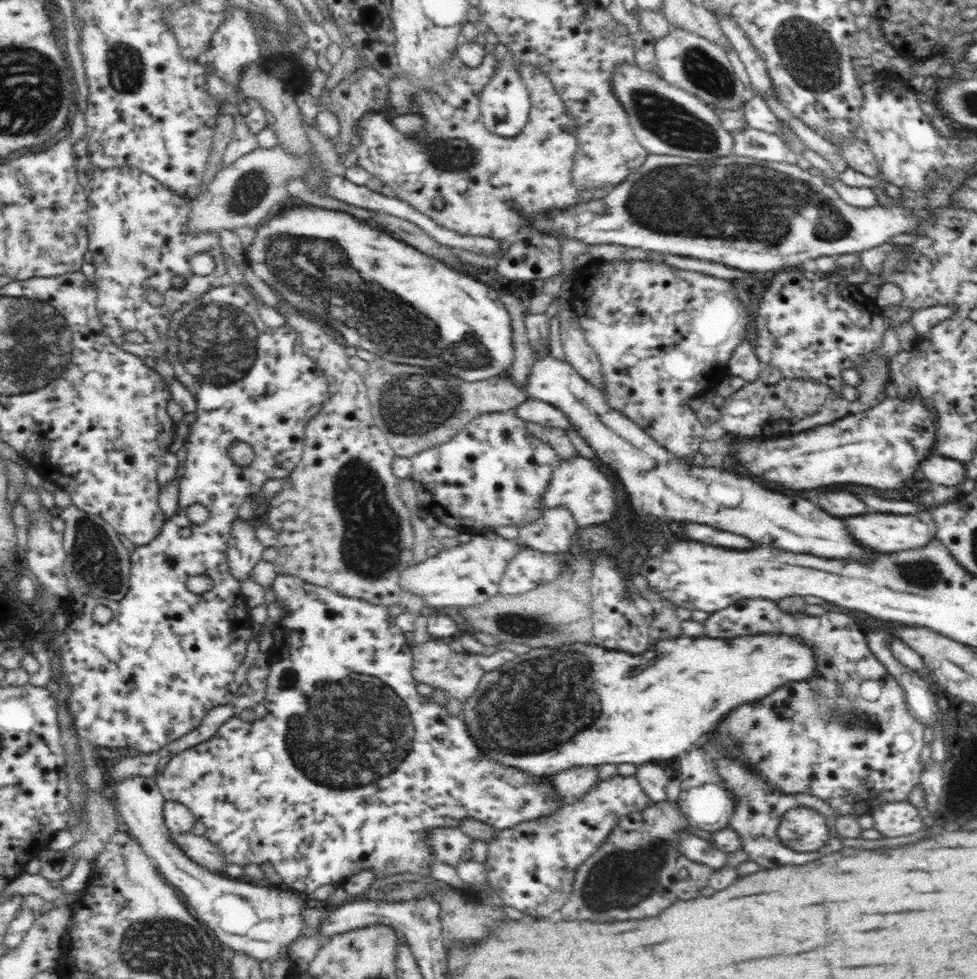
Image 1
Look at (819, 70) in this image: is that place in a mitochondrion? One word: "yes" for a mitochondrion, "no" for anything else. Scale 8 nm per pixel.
yes

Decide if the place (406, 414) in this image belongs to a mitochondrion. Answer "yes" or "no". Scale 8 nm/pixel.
yes

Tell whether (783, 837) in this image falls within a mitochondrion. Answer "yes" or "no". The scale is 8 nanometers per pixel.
yes

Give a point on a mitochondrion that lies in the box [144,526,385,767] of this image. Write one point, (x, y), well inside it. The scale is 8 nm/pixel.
(288, 681)

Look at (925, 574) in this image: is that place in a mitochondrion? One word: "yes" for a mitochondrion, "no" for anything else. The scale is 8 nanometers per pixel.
yes

